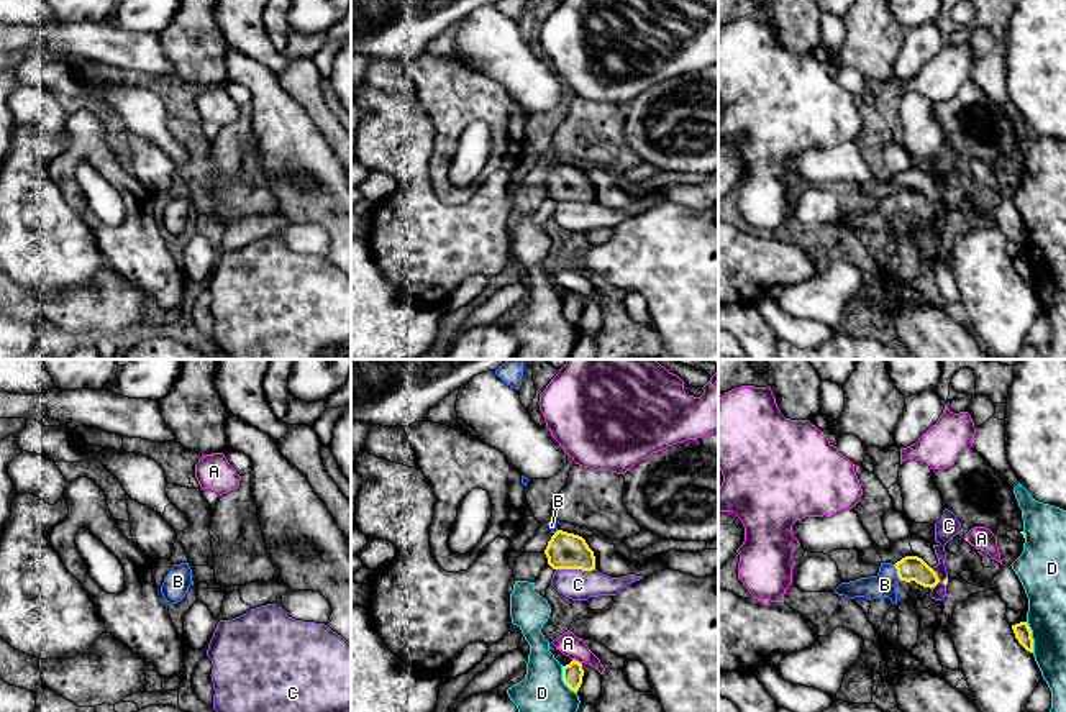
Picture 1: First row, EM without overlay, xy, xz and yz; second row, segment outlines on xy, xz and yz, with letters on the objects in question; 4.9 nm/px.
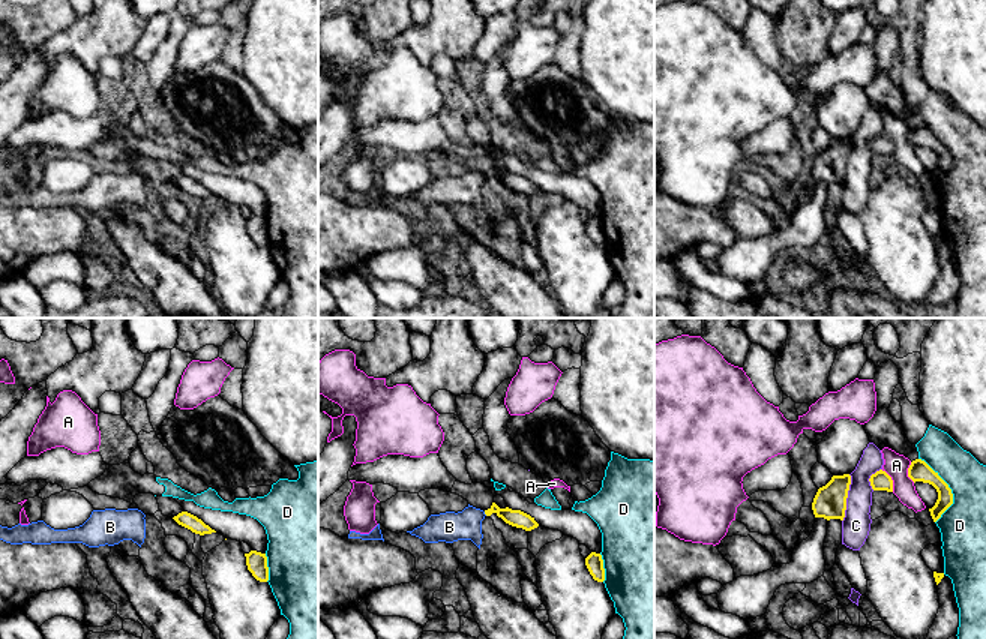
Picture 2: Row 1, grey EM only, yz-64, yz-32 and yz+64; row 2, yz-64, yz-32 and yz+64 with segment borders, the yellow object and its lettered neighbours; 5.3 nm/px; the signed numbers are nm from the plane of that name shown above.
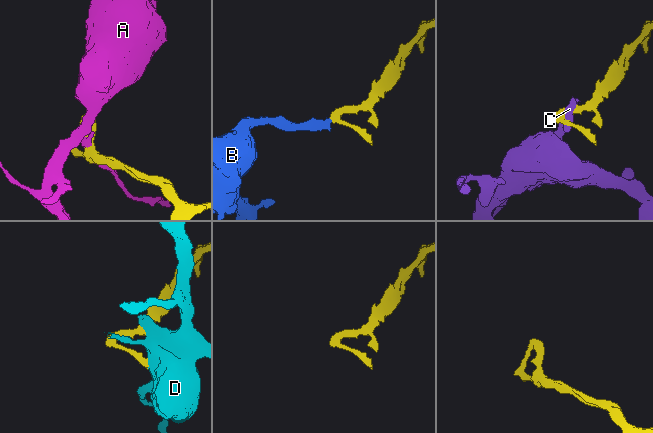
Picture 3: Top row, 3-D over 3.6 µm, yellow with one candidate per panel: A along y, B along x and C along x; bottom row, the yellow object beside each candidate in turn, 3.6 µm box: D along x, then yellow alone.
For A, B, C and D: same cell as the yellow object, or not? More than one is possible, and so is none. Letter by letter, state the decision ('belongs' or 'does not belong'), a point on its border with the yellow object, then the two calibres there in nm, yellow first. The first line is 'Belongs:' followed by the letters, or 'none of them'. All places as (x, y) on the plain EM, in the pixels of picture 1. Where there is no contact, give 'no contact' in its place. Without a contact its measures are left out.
Belongs: B
A: does not belong | xz (578, 294) | 100/110 nm
B: belongs | yz (897, 205) | 130/120 nm
C: does not belong | xz (576, 200) | 180/150 nm
D: does not belong | yz (1030, 269) | 80/190 nm

